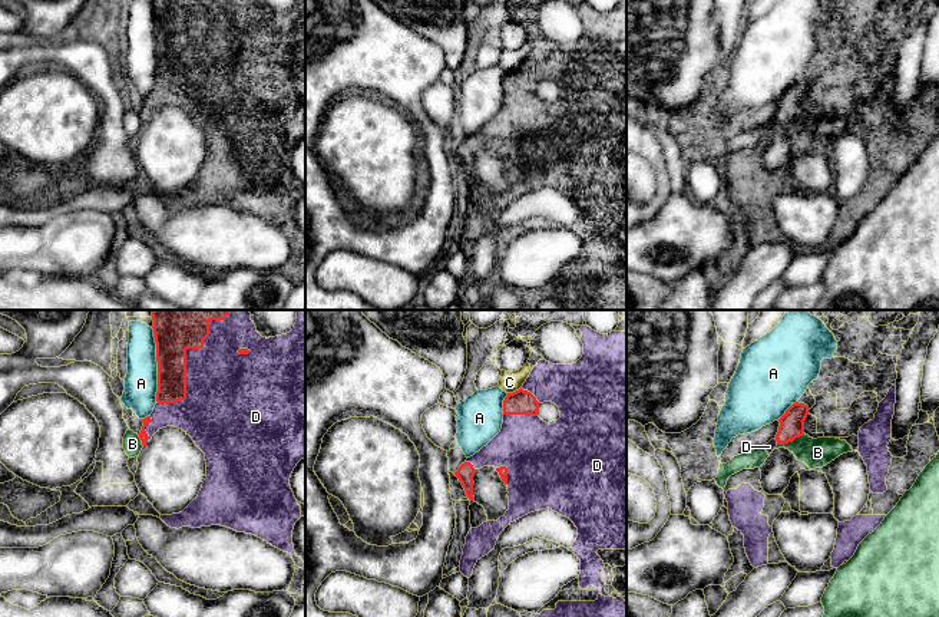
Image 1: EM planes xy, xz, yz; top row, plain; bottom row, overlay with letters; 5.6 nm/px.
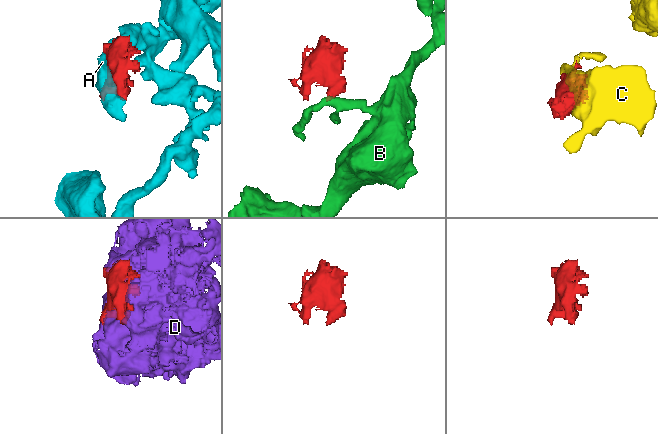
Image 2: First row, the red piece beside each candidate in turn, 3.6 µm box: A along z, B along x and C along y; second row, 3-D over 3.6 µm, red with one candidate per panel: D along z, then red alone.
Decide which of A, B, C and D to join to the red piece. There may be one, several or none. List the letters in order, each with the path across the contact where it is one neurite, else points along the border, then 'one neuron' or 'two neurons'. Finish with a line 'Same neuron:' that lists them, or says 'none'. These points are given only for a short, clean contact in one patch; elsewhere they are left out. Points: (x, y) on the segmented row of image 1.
A: two neurons
B: along yz (804, 434), (777, 445) | two neurons
C: two neurons
D: one neuron
Same neuron: D

